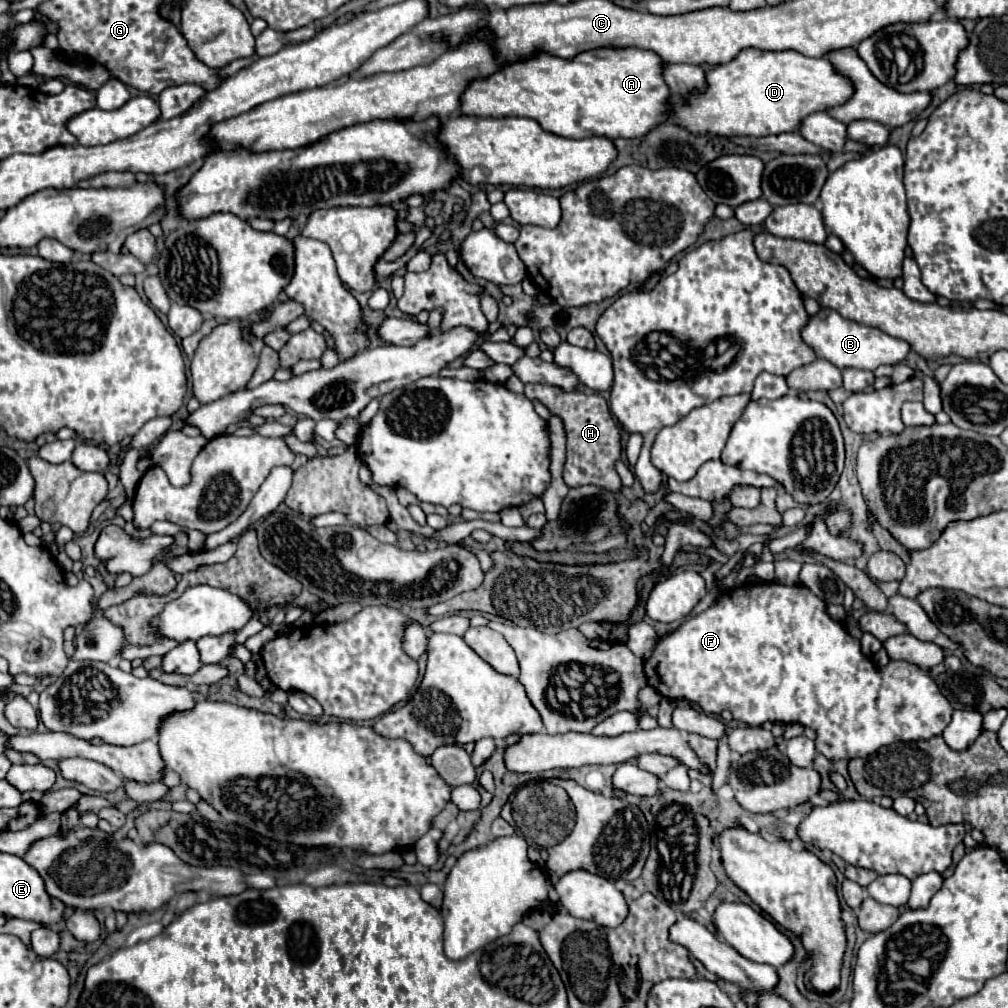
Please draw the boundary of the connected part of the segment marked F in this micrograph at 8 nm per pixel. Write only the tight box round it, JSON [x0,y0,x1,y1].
[644,582,954,760]

